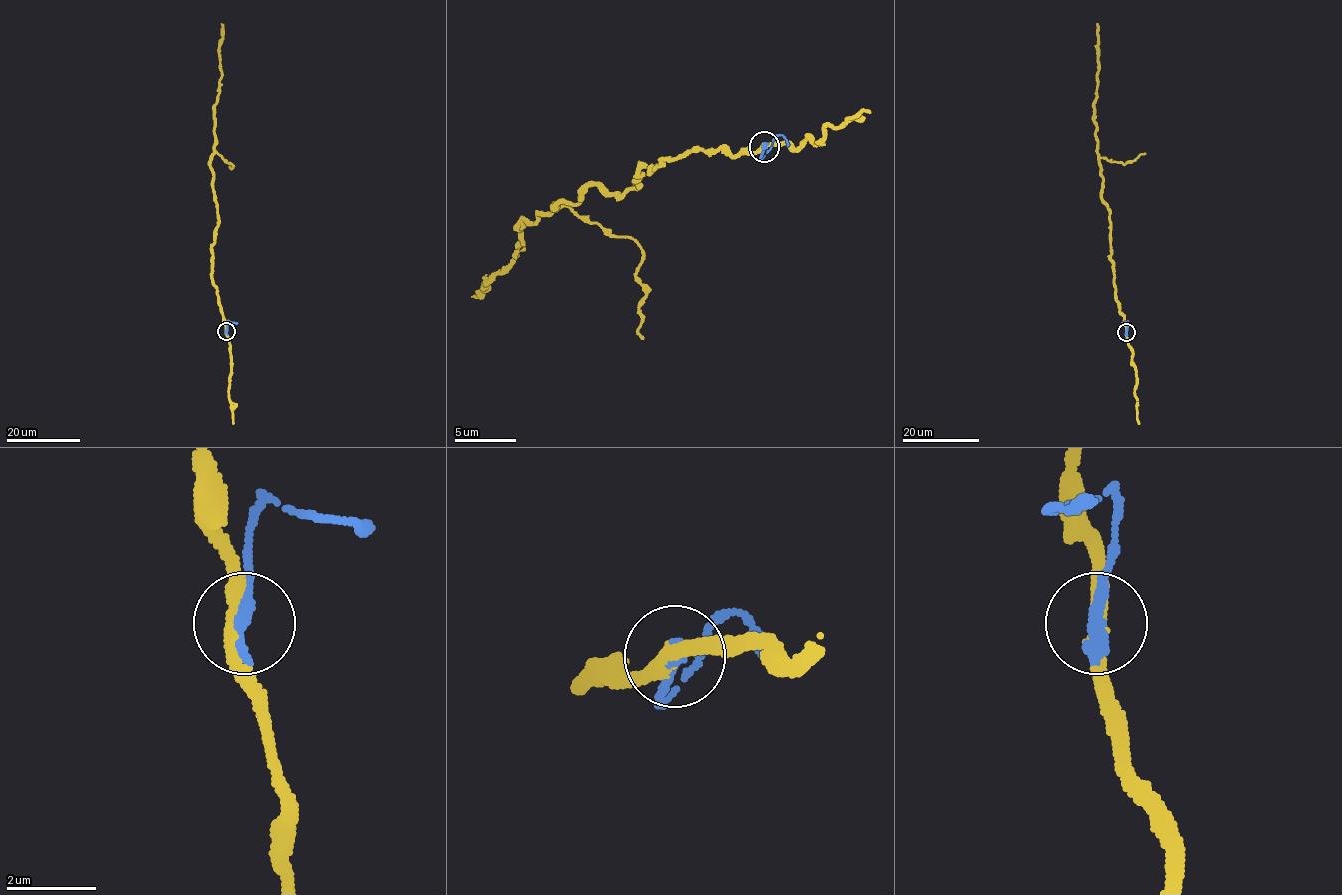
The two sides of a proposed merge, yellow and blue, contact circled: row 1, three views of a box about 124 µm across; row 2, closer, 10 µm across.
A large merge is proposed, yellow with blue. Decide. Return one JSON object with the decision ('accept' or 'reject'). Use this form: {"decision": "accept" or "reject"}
{"decision": "reject"}

